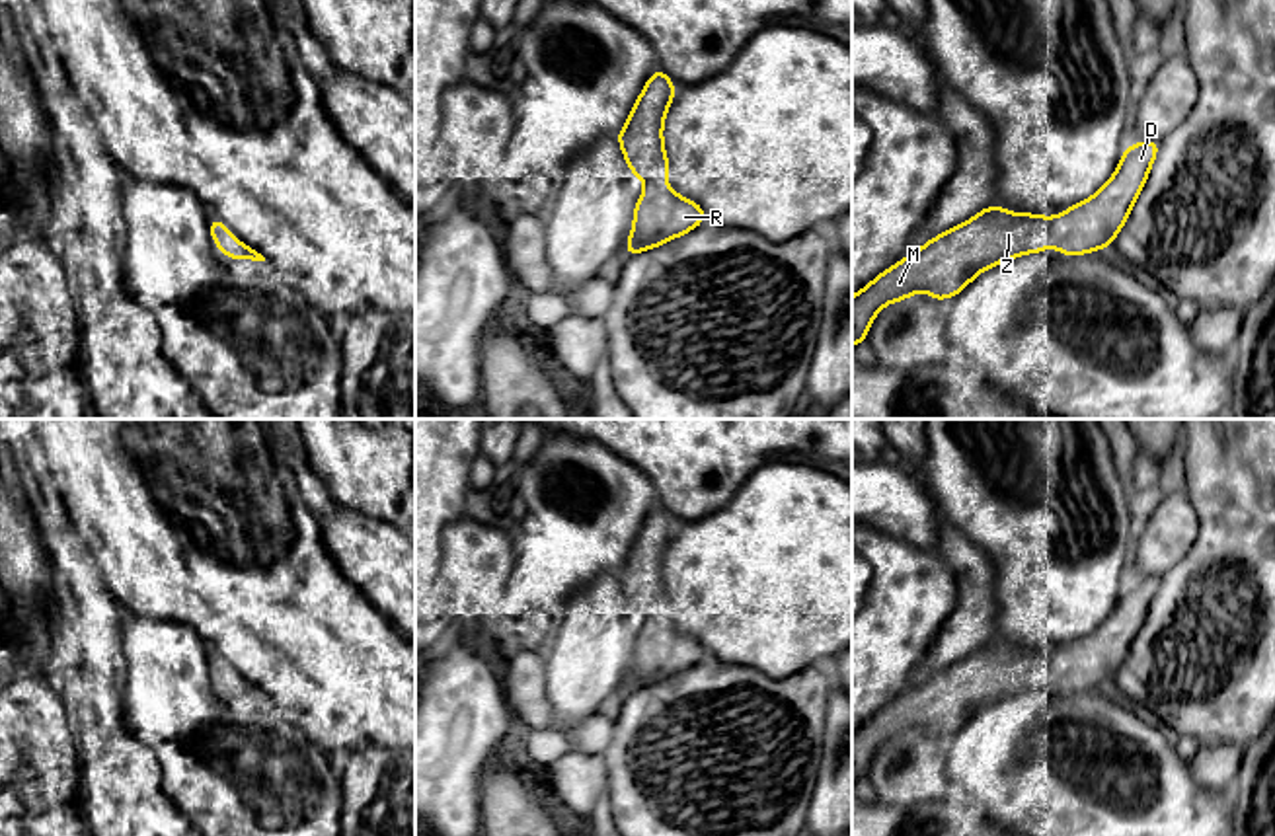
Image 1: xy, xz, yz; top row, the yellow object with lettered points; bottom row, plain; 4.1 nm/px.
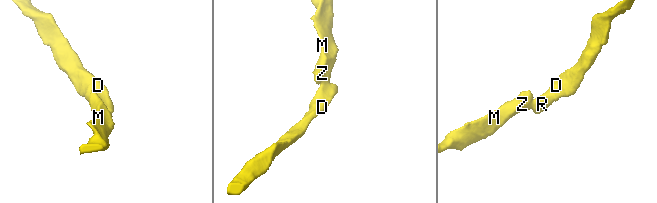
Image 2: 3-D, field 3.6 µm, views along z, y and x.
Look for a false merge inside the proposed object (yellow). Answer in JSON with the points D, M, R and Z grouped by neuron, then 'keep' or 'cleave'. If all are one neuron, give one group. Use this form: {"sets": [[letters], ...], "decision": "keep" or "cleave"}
{"sets": [["D", "M", "R", "Z"]], "decision": "keep"}

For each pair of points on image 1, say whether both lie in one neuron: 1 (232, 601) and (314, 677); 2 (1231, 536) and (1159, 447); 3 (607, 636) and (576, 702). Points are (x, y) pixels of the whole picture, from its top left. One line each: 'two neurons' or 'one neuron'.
1: one neuron
2: two neurons
3: one neuron

